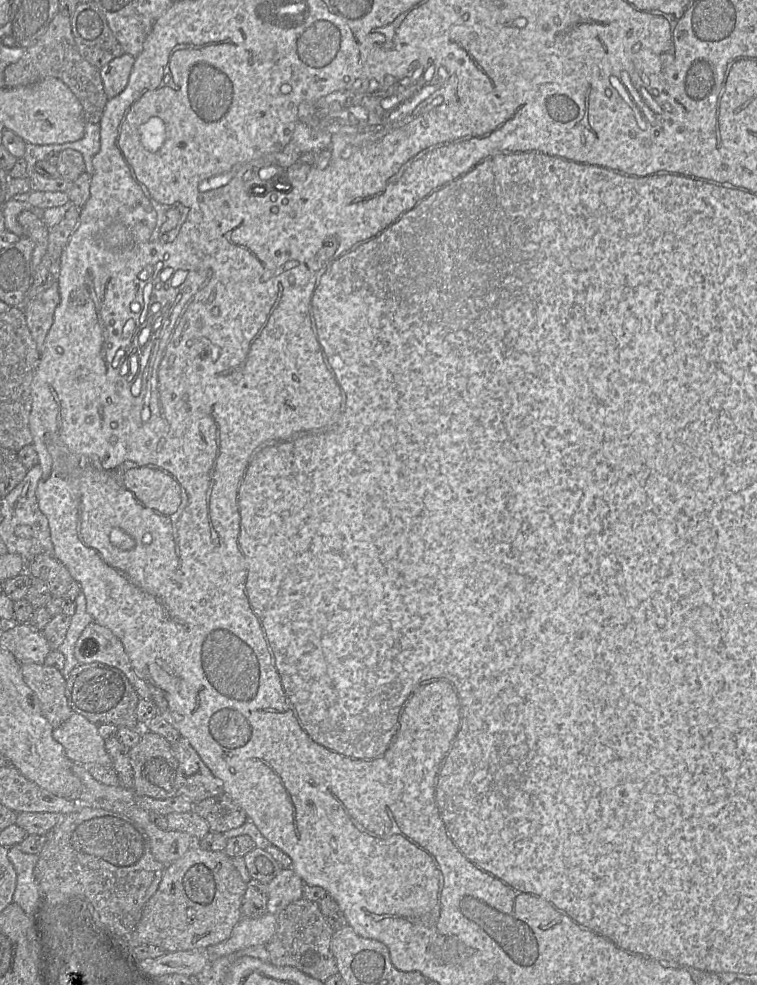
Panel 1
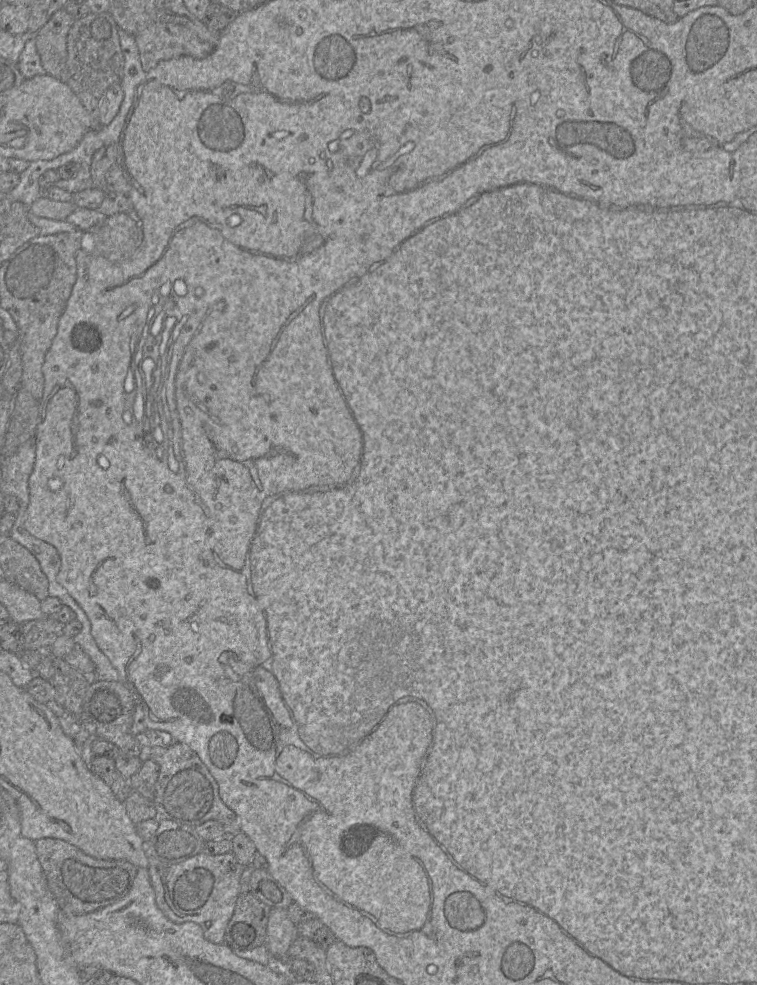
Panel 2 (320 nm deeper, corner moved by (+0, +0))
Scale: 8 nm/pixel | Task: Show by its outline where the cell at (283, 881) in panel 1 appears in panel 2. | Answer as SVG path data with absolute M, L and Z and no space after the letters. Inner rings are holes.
M272 908L266 936L266 947L271 957L287 960L288 950L297 936L296 925L289 919L287 909Z

